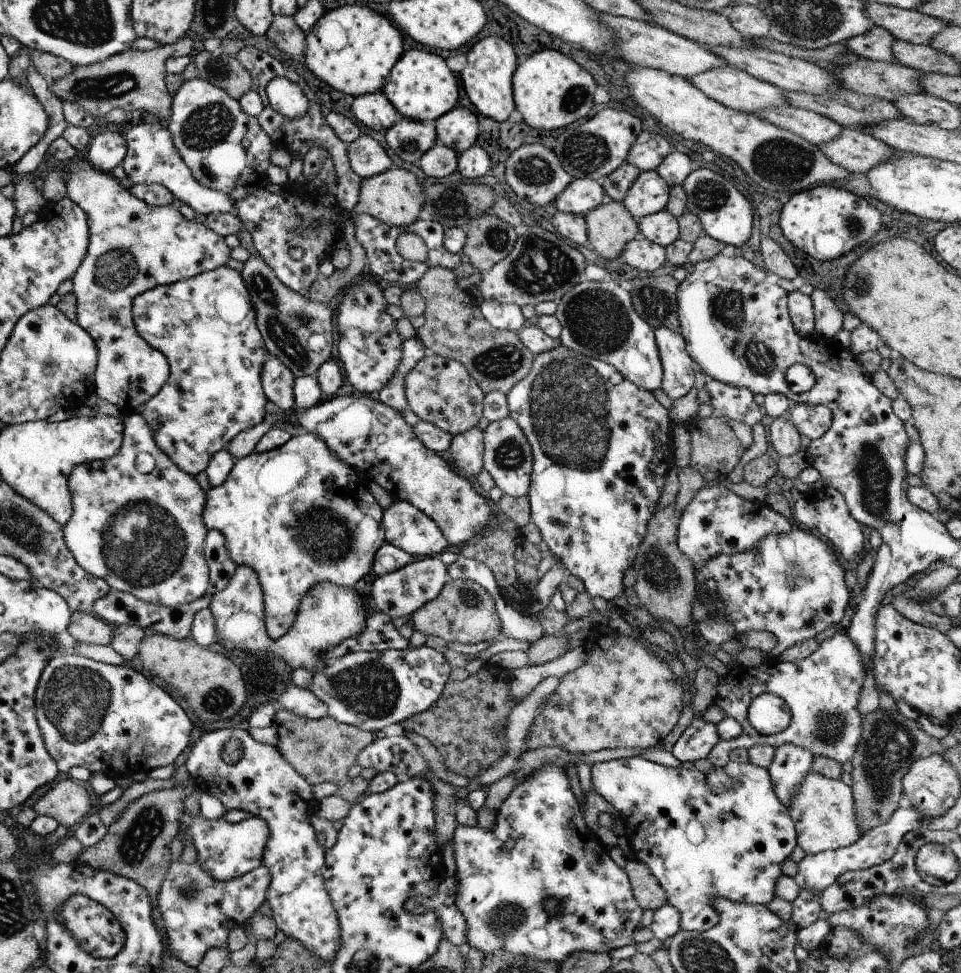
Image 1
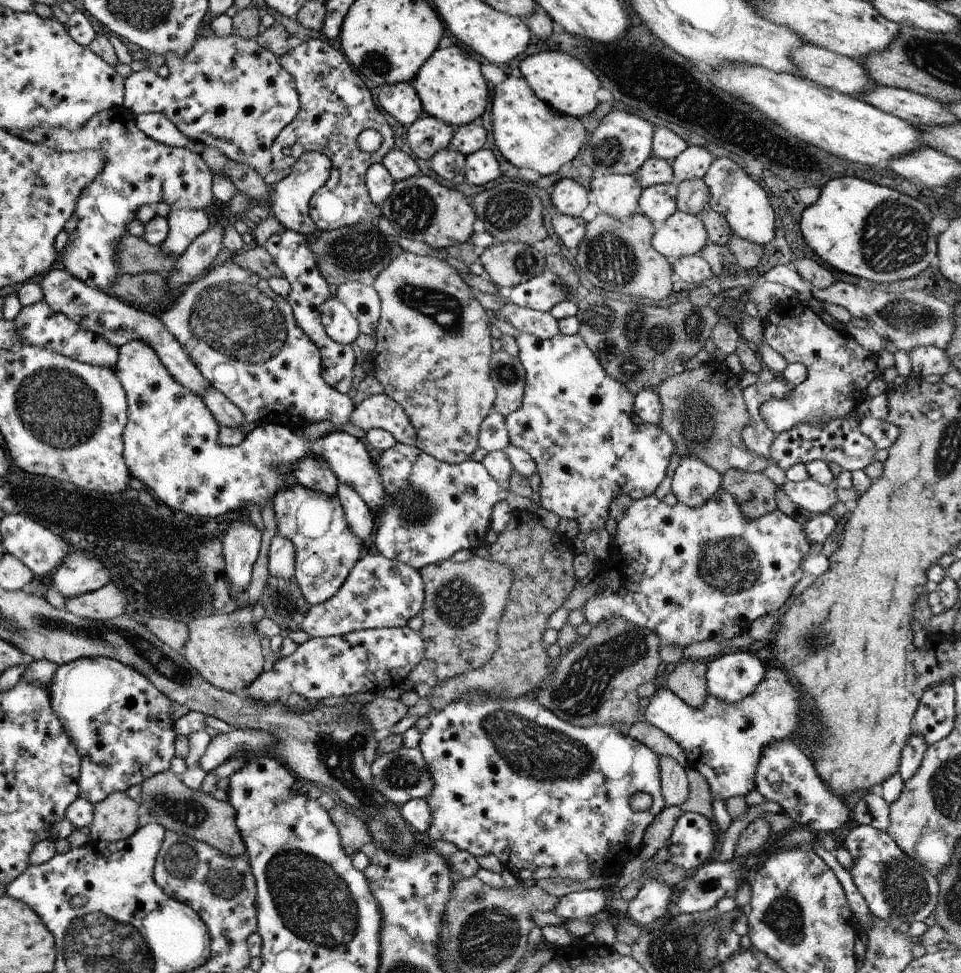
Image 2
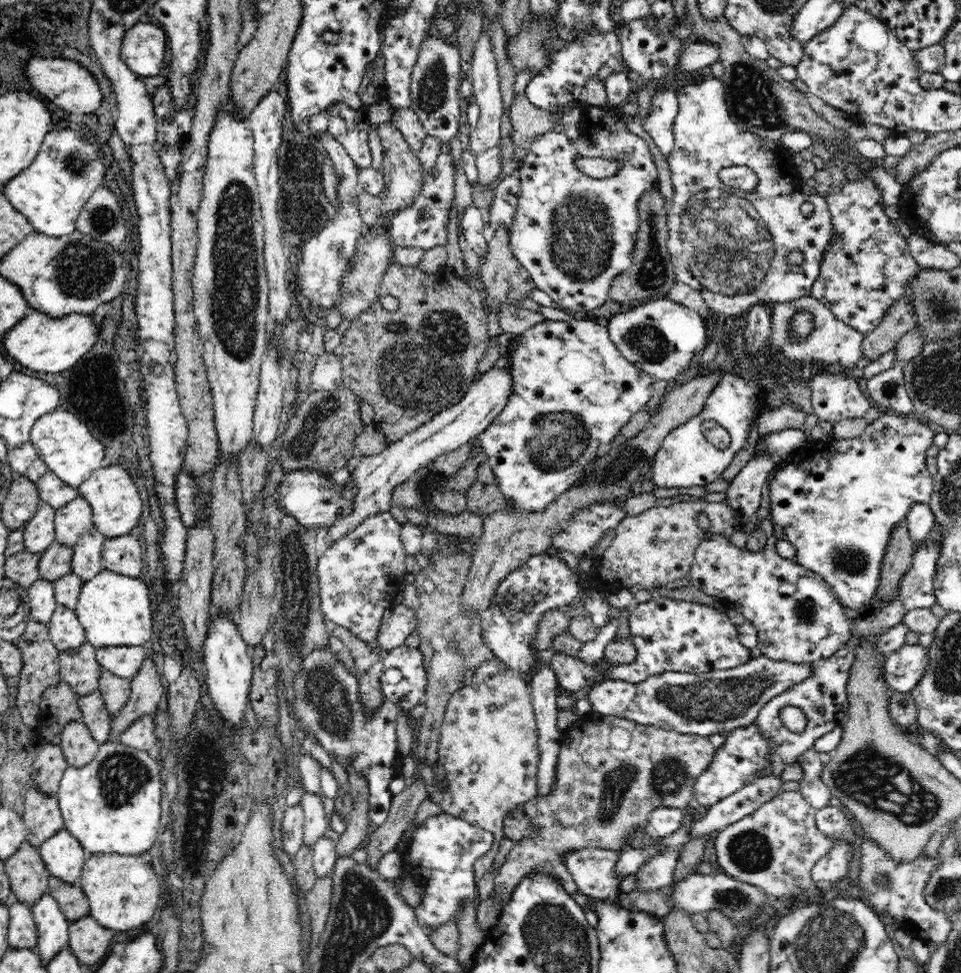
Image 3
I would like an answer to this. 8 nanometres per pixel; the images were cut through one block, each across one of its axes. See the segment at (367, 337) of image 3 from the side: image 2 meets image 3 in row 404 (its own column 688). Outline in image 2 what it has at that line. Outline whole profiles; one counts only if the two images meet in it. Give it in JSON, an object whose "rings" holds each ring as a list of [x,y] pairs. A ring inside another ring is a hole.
{"rings":[[[710,364],[667,378],[657,388],[663,406],[660,426],[675,444],[674,454],[680,458],[694,455],[707,465],[717,468],[722,475],[728,468],[754,473],[762,472],[769,464],[762,455],[754,455],[743,446],[742,429],[748,424],[748,409],[743,399],[739,377],[734,373],[712,372]]]}

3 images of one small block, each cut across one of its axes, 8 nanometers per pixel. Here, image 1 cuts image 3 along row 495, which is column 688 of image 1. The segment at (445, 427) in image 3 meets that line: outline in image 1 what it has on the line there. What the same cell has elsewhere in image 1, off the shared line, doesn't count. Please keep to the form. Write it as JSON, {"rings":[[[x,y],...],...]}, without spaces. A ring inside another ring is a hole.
{"rings":[[[656,328],[655,337],[663,368],[661,389],[673,401],[678,400],[695,386],[694,362],[686,350],[685,338],[676,330]]]}

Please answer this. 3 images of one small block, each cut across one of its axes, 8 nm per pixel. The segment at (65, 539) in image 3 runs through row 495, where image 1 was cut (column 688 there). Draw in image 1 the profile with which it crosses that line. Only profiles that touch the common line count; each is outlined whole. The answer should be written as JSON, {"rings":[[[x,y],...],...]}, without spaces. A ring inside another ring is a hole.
{"rings":[[[722,64],[718,68],[696,74],[692,78],[688,78],[688,82],[694,84],[708,98],[721,102],[724,106],[730,107],[735,111],[744,111],[748,114],[760,112],[760,110],[766,110],[766,108],[780,108],[780,106],[788,104],[786,95],[781,88],[774,86],[772,83],[758,80],[758,78],[750,76],[747,72],[728,64]]]}

